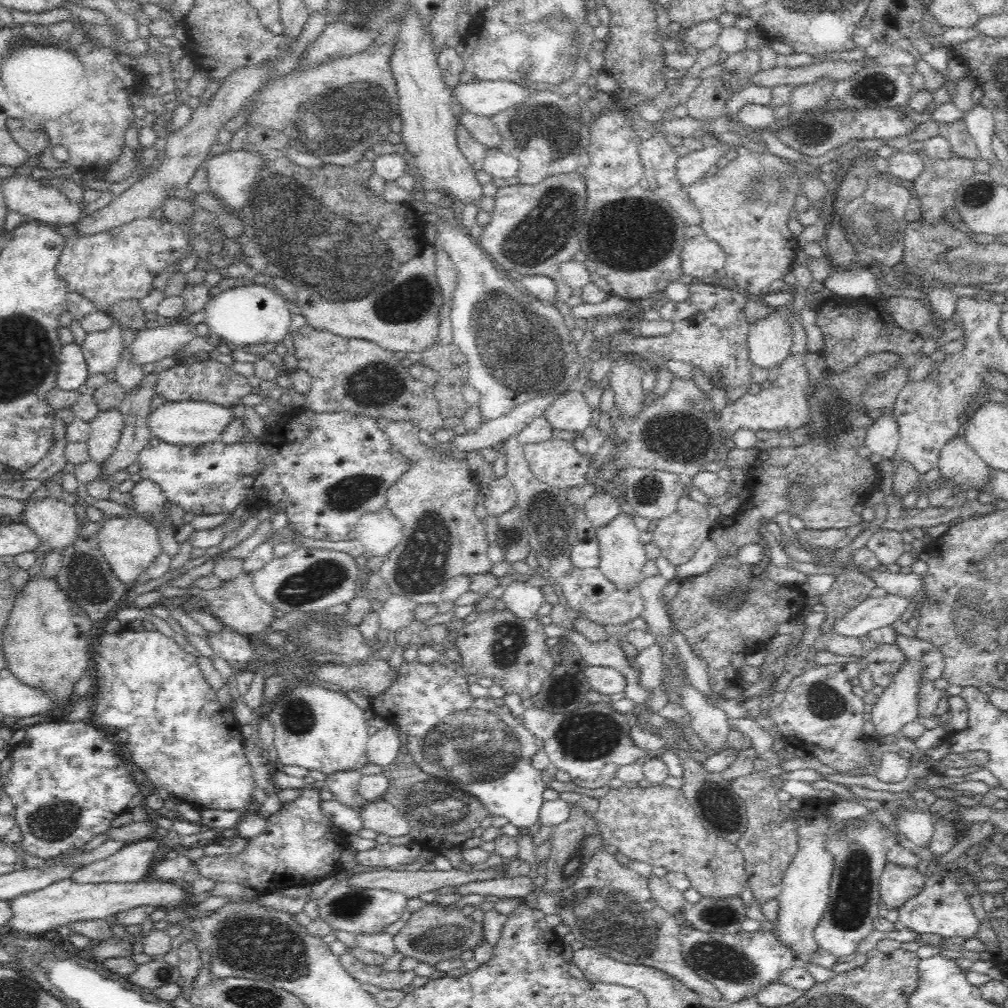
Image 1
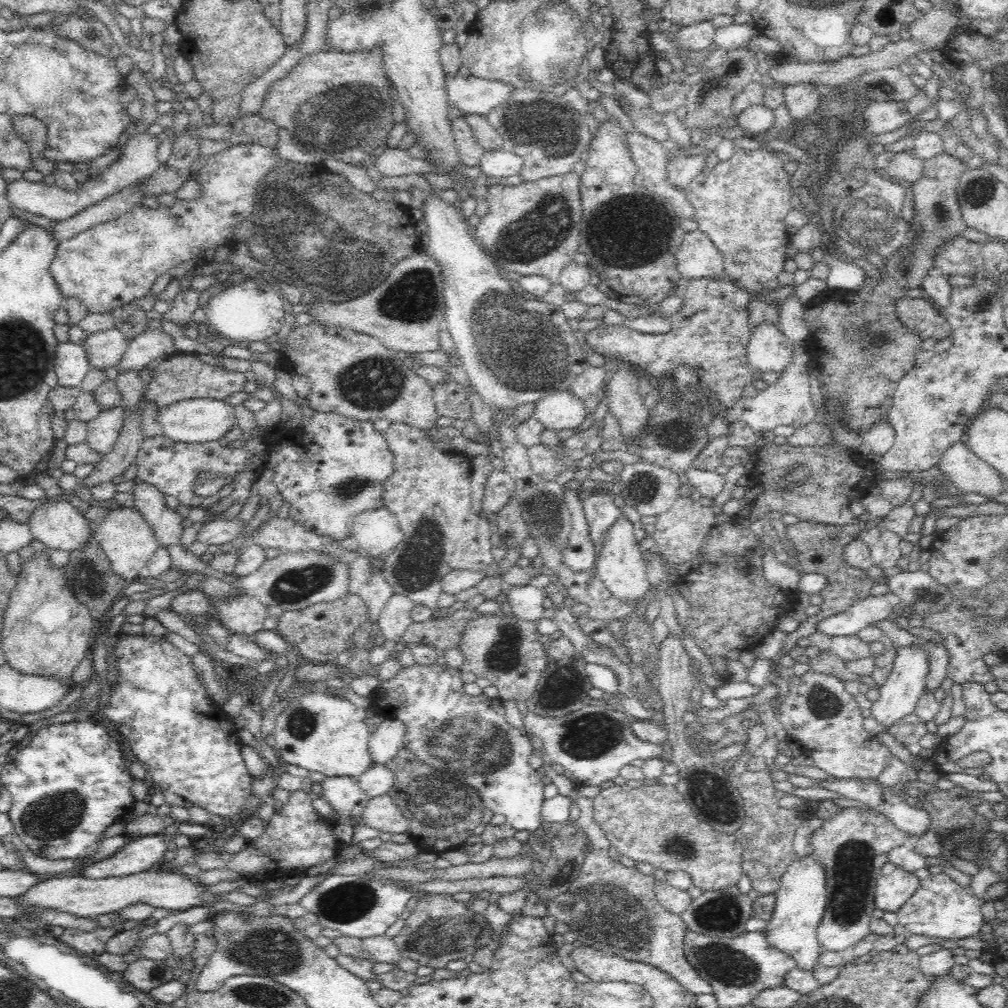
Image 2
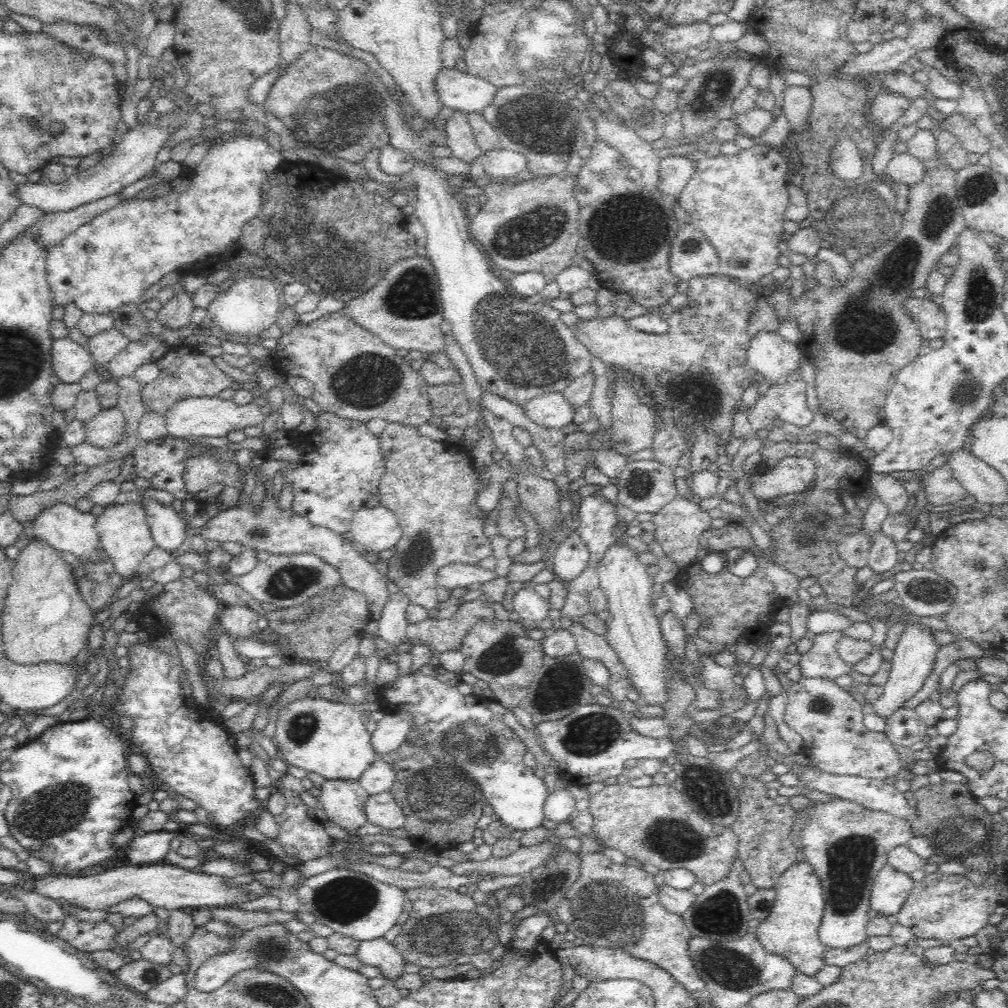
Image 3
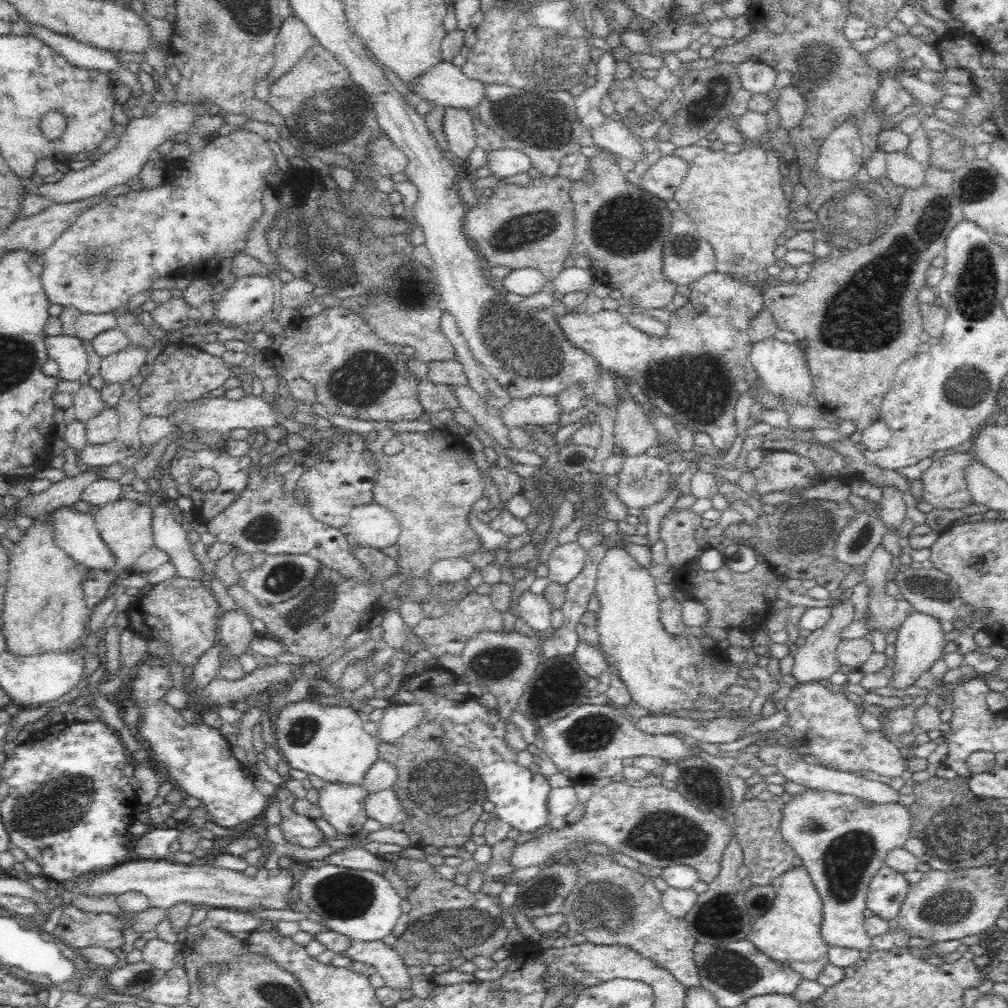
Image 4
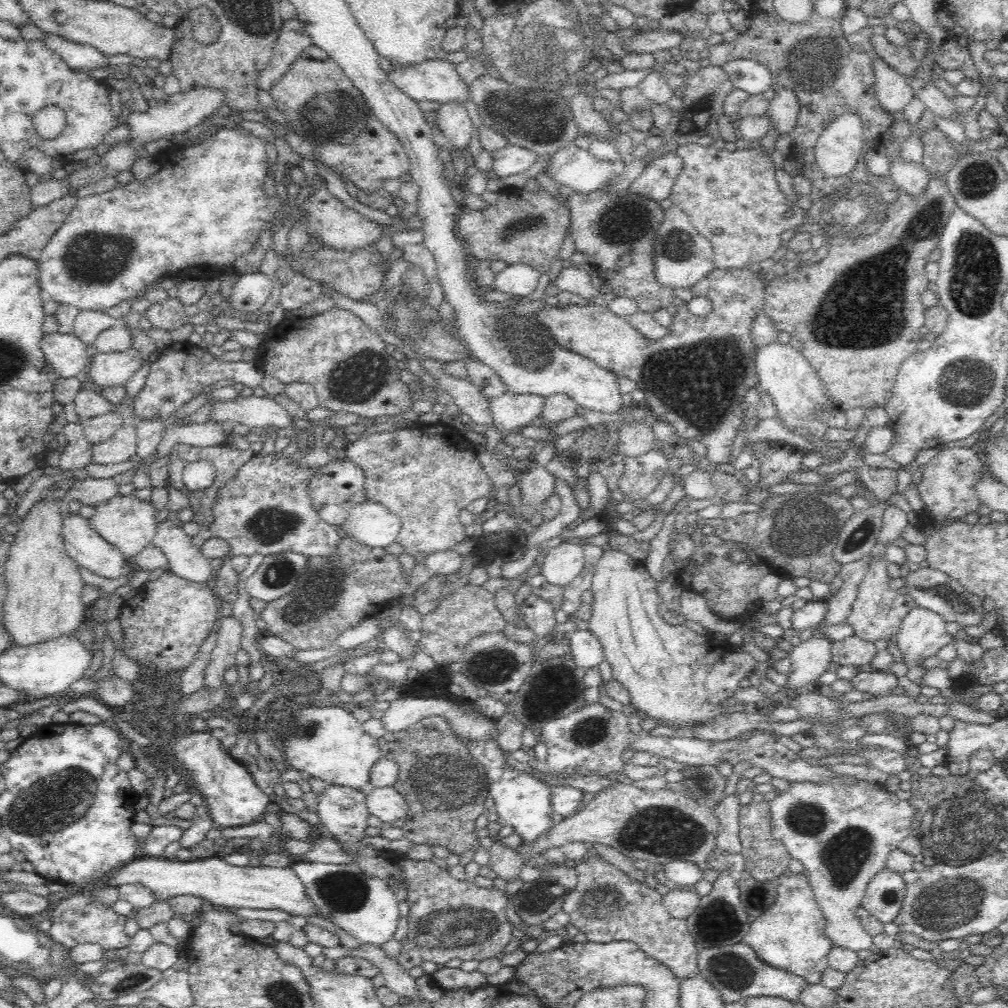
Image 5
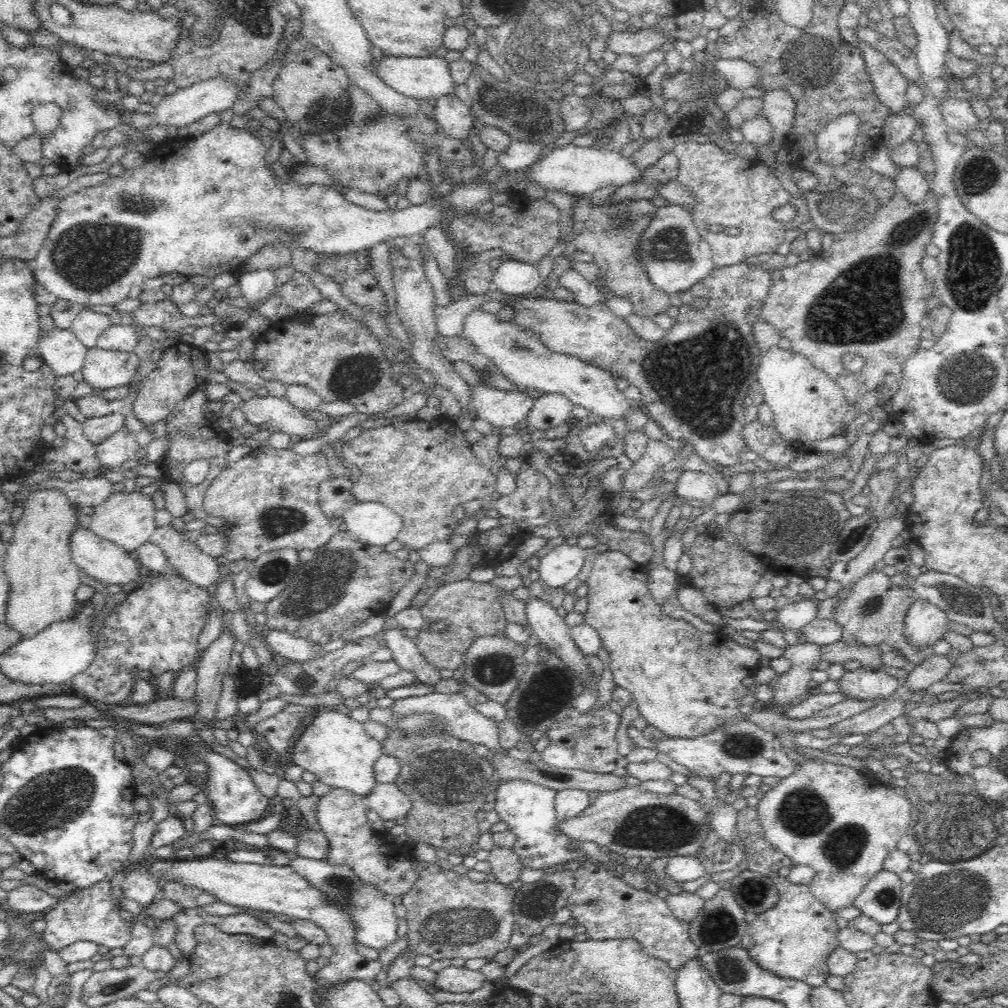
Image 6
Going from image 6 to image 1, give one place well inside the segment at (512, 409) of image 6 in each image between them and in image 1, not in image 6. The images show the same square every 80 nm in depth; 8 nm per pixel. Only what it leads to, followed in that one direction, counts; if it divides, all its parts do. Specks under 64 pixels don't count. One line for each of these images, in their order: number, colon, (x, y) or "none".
1: (571, 413)
2: (560, 411)
3: (552, 410)
4: (543, 410)
5: (512, 412)

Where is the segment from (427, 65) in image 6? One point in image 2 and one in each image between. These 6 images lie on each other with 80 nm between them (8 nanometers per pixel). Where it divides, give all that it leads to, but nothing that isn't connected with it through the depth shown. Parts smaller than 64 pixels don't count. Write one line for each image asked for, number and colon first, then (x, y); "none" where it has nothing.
2: (471, 95)
3: (466, 94)
4: (446, 85)
5: (438, 81)

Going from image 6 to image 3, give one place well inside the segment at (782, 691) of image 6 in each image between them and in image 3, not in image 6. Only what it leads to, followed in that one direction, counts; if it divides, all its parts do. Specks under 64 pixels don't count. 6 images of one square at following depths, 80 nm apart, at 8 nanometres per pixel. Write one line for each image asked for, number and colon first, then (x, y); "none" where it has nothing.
3: (822, 660)
4: (817, 660)
5: (811, 659)

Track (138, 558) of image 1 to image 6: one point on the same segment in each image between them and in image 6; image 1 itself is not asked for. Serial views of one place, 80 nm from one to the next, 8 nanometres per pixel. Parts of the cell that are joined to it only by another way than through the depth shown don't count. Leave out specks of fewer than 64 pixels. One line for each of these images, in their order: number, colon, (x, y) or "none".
2: (124, 536)
3: (124, 537)
4: (124, 525)
5: (128, 523)
6: (127, 519)

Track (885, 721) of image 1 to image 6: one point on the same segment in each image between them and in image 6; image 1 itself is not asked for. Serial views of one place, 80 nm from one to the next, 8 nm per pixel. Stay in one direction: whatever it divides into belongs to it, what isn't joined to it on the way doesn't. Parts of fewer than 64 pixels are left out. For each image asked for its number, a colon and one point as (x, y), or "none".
2: (898, 698)
3: (913, 658)
4: (920, 639)
5: (922, 634)
6: (925, 625)

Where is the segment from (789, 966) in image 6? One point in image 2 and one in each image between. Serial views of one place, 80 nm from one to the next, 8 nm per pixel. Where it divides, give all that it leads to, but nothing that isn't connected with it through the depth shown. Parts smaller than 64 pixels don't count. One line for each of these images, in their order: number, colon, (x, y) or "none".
2: (801, 900)
3: (790, 930)
4: (790, 933)
5: (790, 935)

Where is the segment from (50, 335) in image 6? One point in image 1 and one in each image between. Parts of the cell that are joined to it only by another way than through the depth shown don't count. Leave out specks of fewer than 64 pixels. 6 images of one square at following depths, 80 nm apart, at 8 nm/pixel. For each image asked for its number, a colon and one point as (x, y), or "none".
1: (72, 374)
2: (71, 366)
3: (71, 361)
4: (68, 352)
5: (66, 352)

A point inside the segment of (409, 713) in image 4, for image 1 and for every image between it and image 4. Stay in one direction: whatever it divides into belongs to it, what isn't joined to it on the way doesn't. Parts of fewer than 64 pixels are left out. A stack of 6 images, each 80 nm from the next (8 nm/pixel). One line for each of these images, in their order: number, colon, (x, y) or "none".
1: (382, 747)
2: (384, 743)
3: (391, 731)

